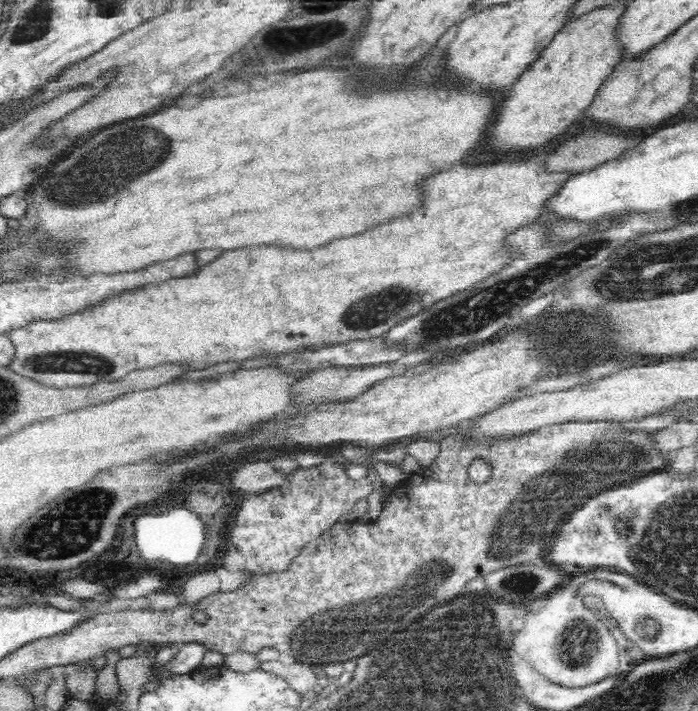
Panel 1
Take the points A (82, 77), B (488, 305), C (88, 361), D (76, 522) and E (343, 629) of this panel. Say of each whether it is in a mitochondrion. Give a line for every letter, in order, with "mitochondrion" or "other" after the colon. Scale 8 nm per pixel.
A: other
B: mitochondrion
C: mitochondrion
D: mitochondrion
E: mitochondrion

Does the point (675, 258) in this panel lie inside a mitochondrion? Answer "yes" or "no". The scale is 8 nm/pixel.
yes

